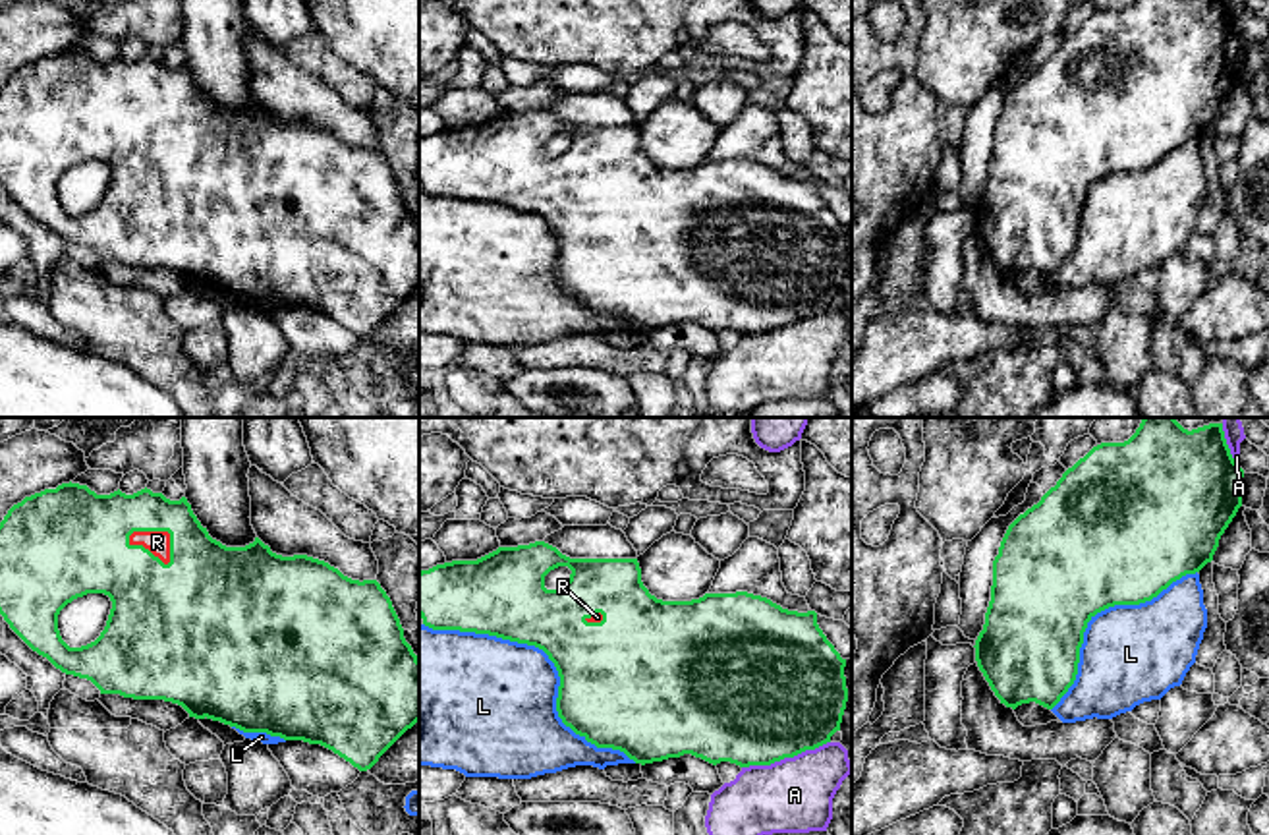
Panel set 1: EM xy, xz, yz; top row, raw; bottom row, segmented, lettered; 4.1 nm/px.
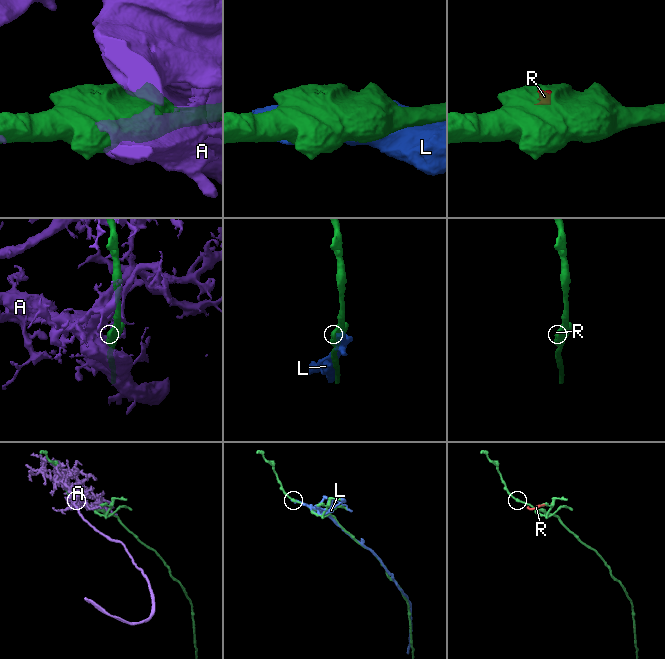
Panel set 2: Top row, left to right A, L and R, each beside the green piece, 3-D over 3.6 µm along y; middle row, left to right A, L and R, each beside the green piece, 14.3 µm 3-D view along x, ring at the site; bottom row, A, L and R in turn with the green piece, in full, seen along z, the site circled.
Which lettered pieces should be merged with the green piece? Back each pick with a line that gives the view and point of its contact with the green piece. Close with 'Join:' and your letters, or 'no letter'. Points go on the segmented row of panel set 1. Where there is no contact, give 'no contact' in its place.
R: xy (143, 547)
Join: R

